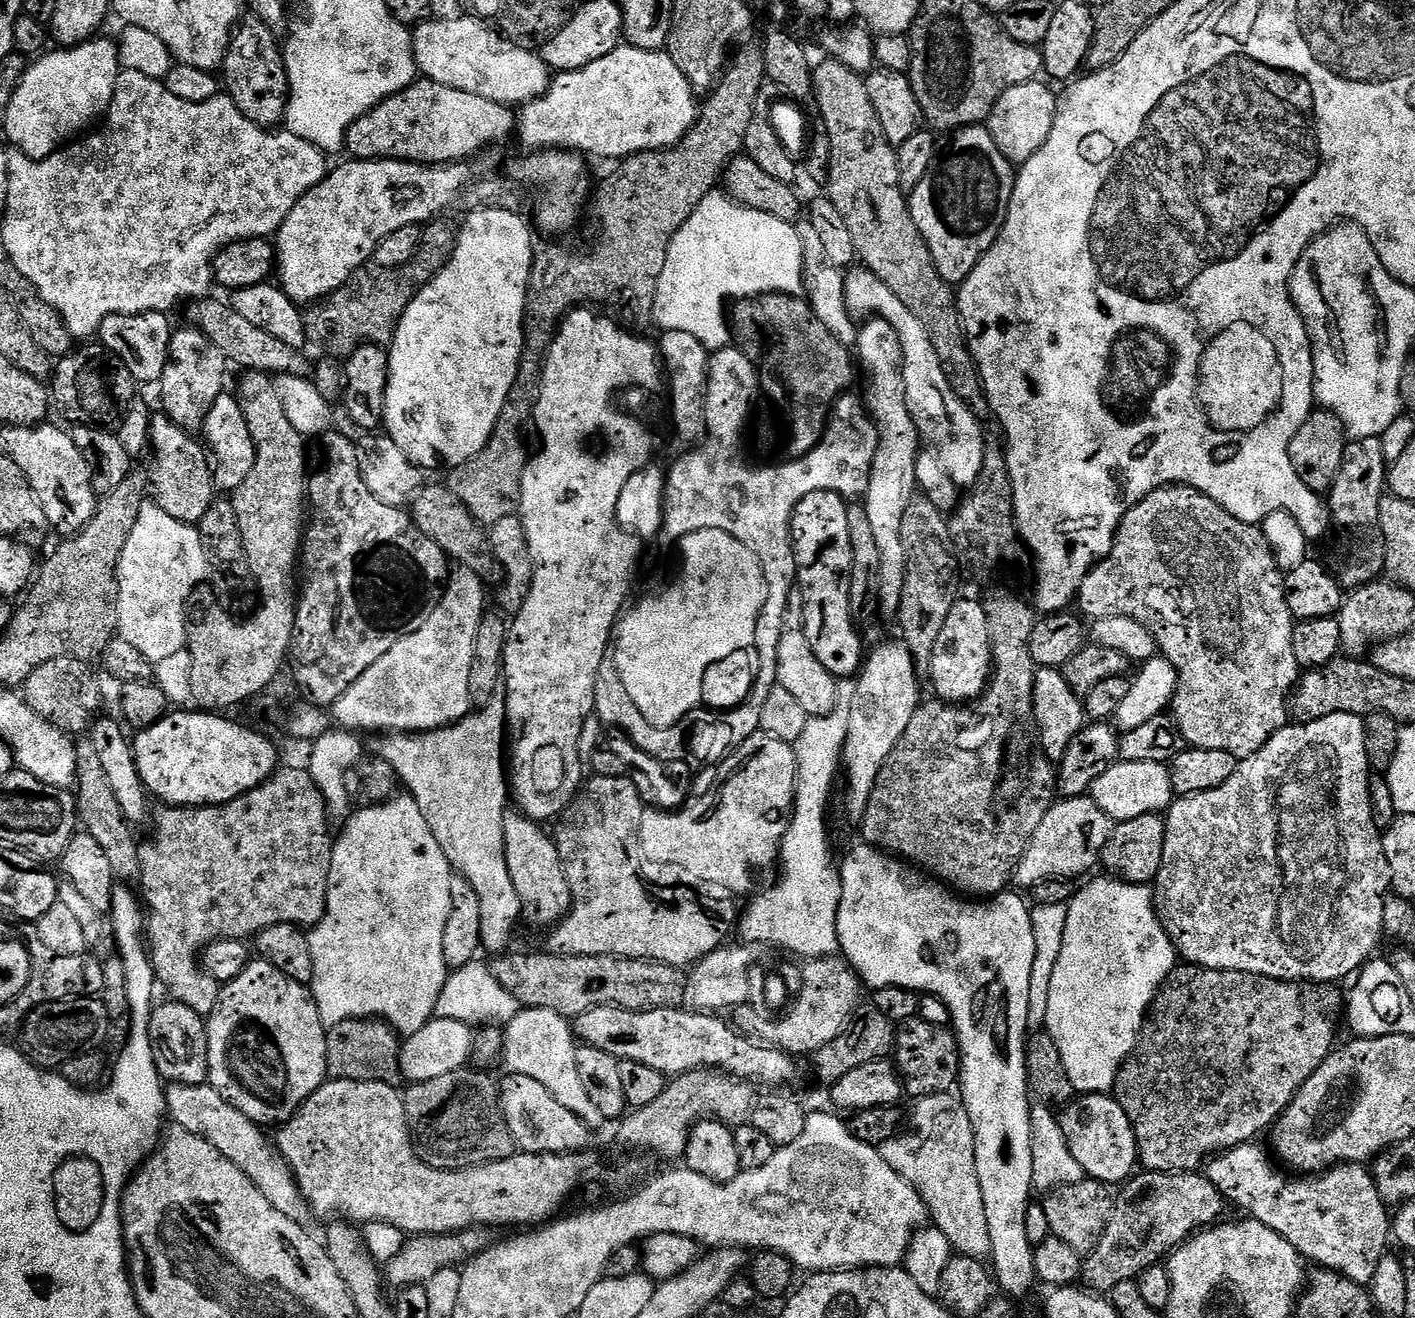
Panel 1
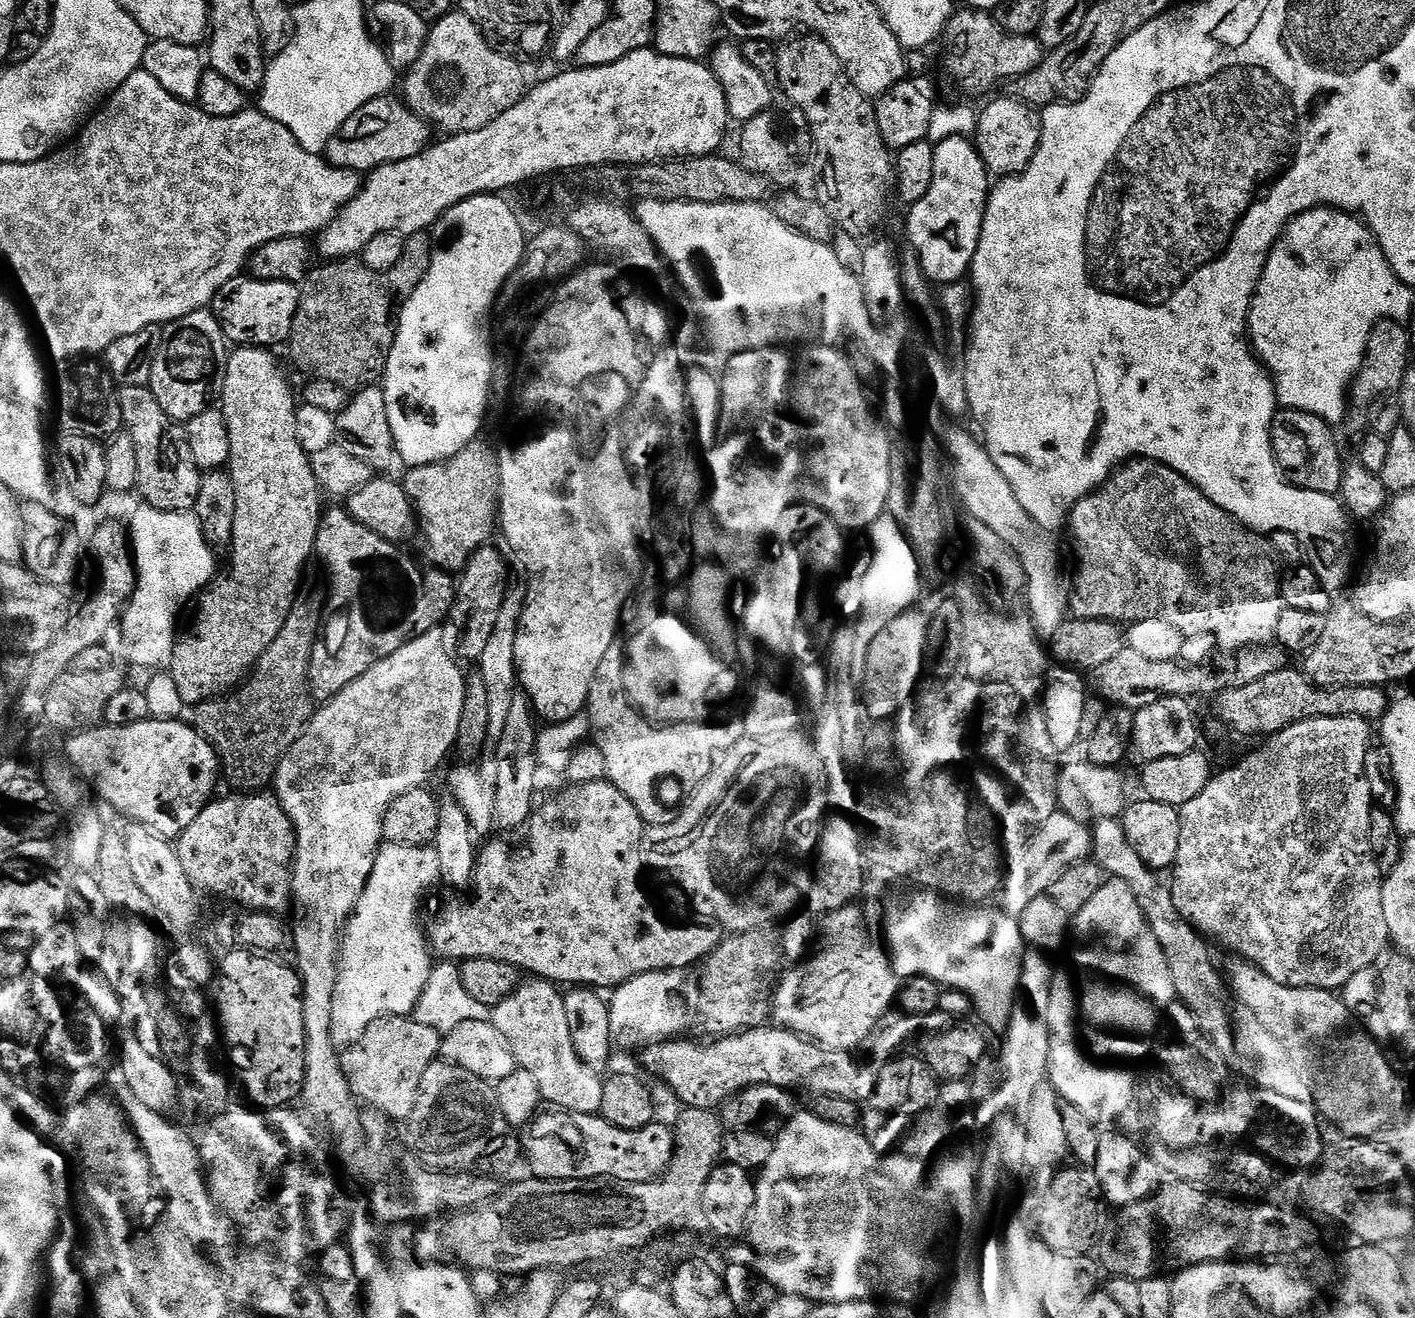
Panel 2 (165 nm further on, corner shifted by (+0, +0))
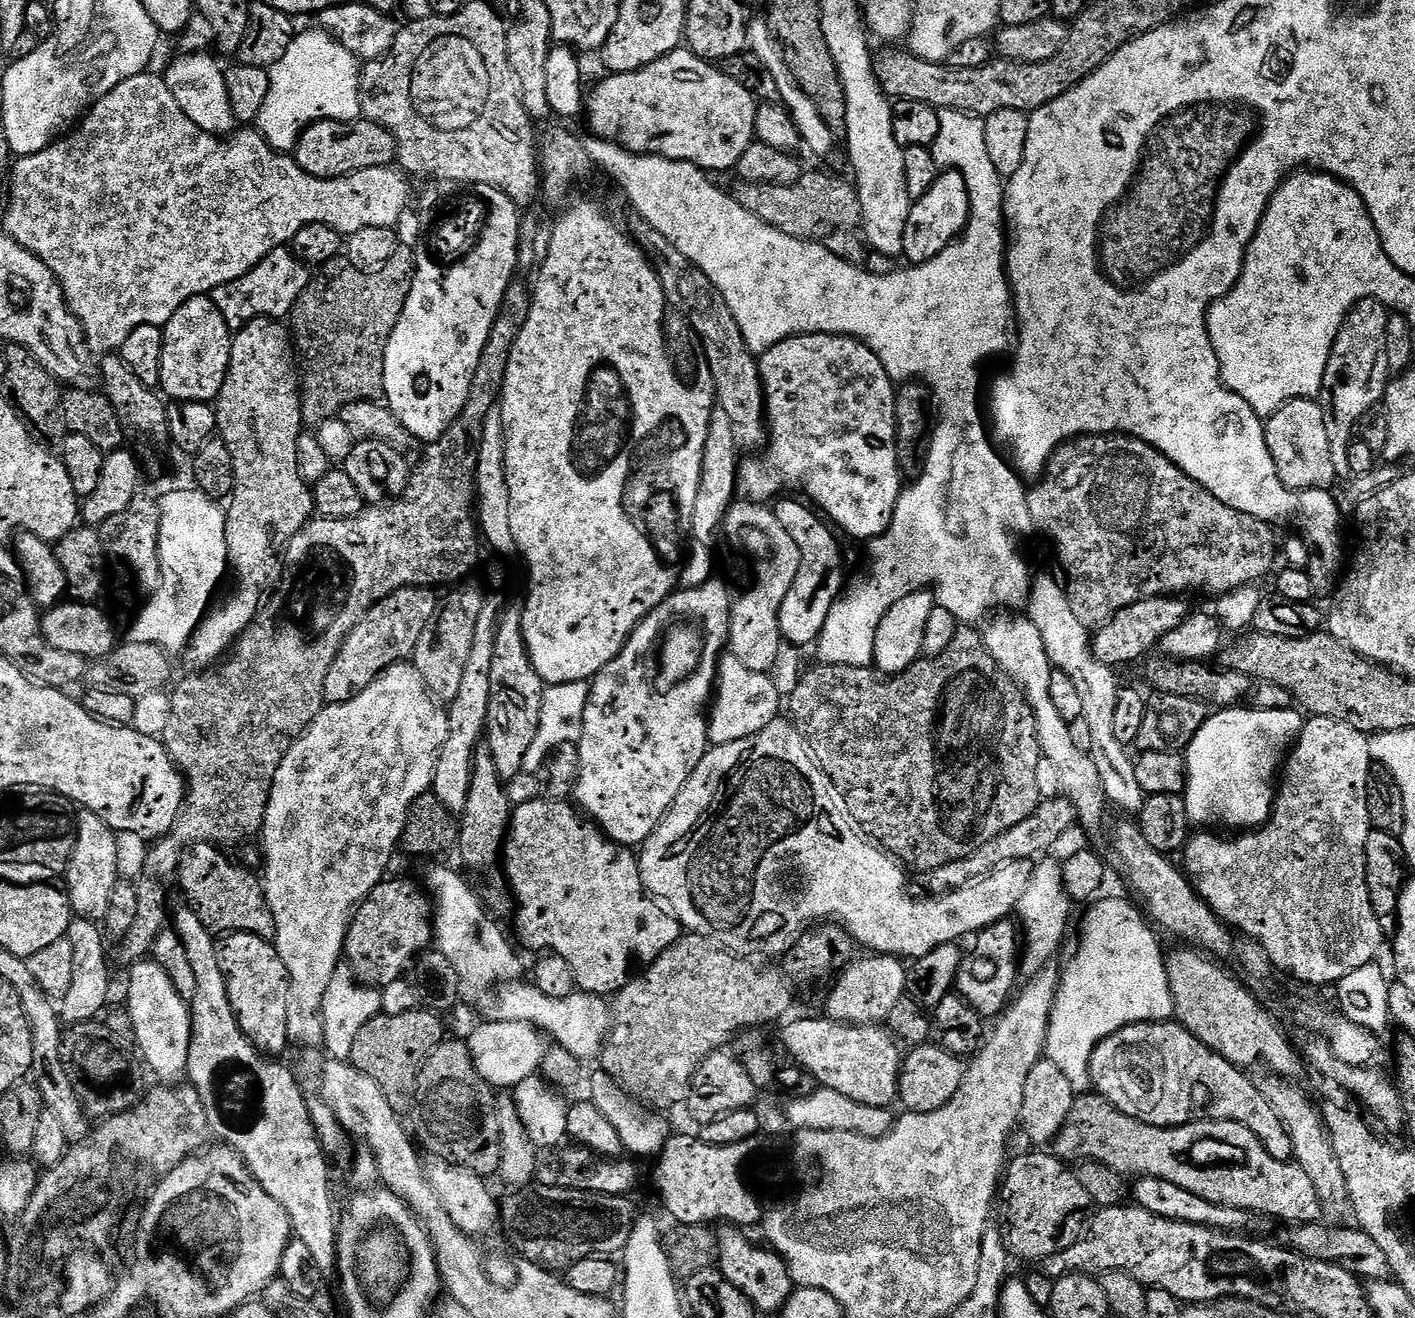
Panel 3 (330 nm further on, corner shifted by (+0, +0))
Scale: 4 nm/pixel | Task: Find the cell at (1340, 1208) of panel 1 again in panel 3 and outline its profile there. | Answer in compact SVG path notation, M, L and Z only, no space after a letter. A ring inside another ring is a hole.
M1175 1019L1151 1020L1145 1024L1131 1024L1122 1030L1118 1030L1114 1034L1110 1034L1094 1050L1092 1061L1090 1062L1090 1072L1092 1075L1092 1088L1095 1089L1099 1095L1106 1097L1122 1114L1126 1114L1130 1118L1138 1118L1138 1122L1146 1122L1150 1126L1158 1126L1159 1128L1177 1128L1178 1126L1189 1124L1195 1120L1233 1120L1249 1128L1262 1142L1262 1146L1266 1146L1266 1150L1274 1158L1285 1162L1293 1159L1290 1134L1286 1134L1286 1130L1282 1126L1278 1114L1274 1114L1270 1102L1266 1102L1266 1098L1262 1098L1262 1094L1256 1088L1253 1077L1248 1077L1251 1075L1249 1075L1247 1071L1235 1068L1229 1060L1219 1056L1214 1049L1208 1048L1201 1040L1194 1038L1194 1034L1190 1034L1190 1030L1186 1030L1183 1024L1177 1022Z

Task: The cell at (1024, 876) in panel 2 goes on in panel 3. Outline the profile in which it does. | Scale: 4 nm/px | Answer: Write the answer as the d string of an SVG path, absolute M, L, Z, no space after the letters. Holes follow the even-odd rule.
M778 718L773 724L766 726L766 730L762 730L745 740L709 747L708 753L702 758L702 762L698 762L694 774L678 794L671 810L664 815L662 823L656 827L650 834L650 838L644 841L639 849L640 879L643 880L645 889L653 897L663 901L672 915L680 921L689 933L697 936L708 936L711 940L715 940L716 943L727 948L728 951L745 958L760 958L756 956L782 956L781 958L784 958L791 953L799 939L813 925L817 922L828 922L833 918L838 918L834 916L840 916L838 918L839 923L847 928L861 949L868 948L864 950L882 956L917 958L930 954L936 947L943 944L960 942L963 936L970 935L969 937L971 937L973 934L979 934L983 928L989 928L990 925L997 924L1000 920L1009 919L1019 909L1022 894L1026 894L1026 886L1030 886L1034 867L1031 860L1004 864L997 872L991 874L984 882L972 889L960 889L944 896L928 894L924 896L925 900L915 900L911 890L908 889L908 880L904 877L905 865L869 839L865 829L854 818L846 798L840 793L836 783L825 774L820 763L816 761L811 748L808 747L808 741L804 739L804 733L795 723L785 720Z

